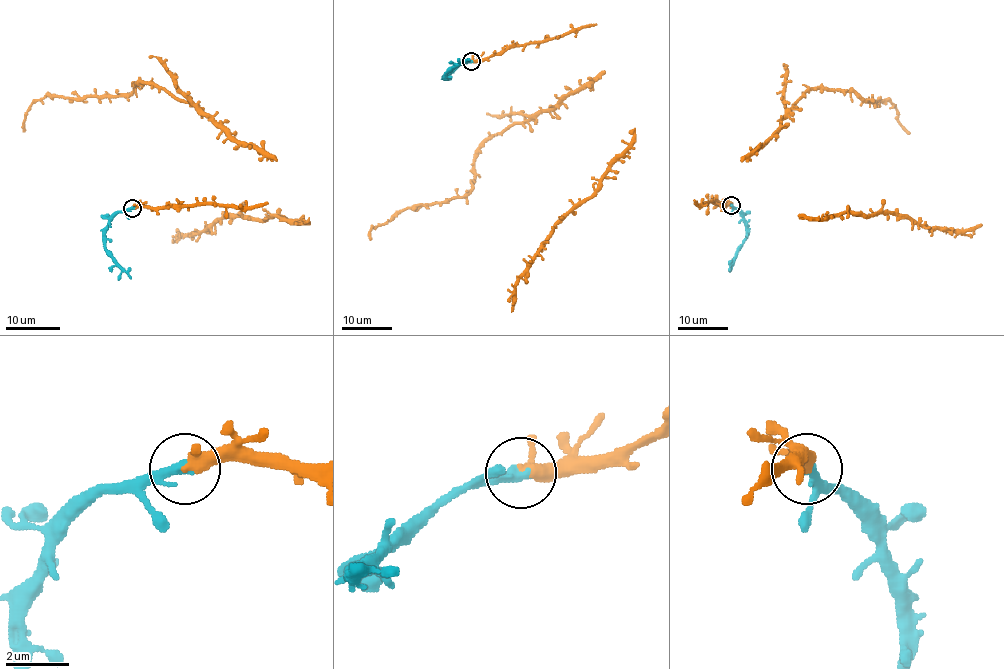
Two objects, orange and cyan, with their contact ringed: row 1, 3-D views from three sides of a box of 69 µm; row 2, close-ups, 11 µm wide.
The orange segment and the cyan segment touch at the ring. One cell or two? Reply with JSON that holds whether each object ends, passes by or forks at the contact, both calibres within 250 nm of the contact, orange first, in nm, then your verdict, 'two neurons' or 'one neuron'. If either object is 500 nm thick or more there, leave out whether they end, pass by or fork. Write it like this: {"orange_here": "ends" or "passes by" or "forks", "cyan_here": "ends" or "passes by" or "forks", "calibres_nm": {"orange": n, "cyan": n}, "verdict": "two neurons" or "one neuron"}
{"orange_here": "passes by", "cyan_here": "ends", "calibres_nm": {"orange": 320, "cyan": 380}, "verdict": "one neuron"}

